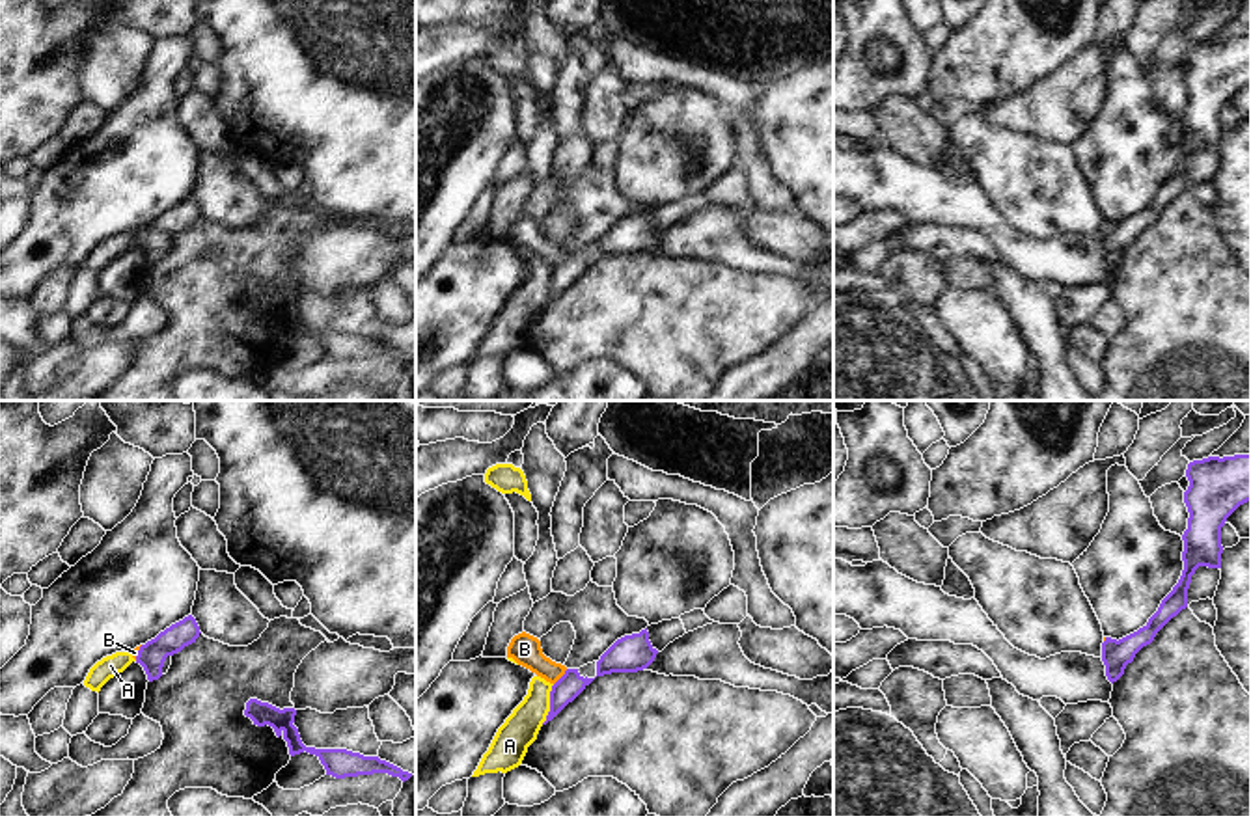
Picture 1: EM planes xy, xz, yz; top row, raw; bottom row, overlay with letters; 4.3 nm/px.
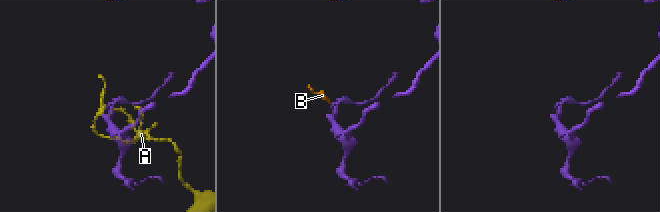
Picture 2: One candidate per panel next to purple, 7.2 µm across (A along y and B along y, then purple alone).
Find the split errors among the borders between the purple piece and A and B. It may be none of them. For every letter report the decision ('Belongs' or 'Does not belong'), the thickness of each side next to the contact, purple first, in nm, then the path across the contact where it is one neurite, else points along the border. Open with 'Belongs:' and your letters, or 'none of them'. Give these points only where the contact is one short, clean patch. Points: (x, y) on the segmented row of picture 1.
Belongs: B
A: Does not belong. Thickness 110 nm (purple) against 160 nm. Boundary: xz (554, 684), (550, 710), (541, 723)
B: Belongs. Thickness 110 nm (purple) against 140 nm. Path across: xz (616, 658), (590, 680), (562, 677), (543, 667), (524, 649)

